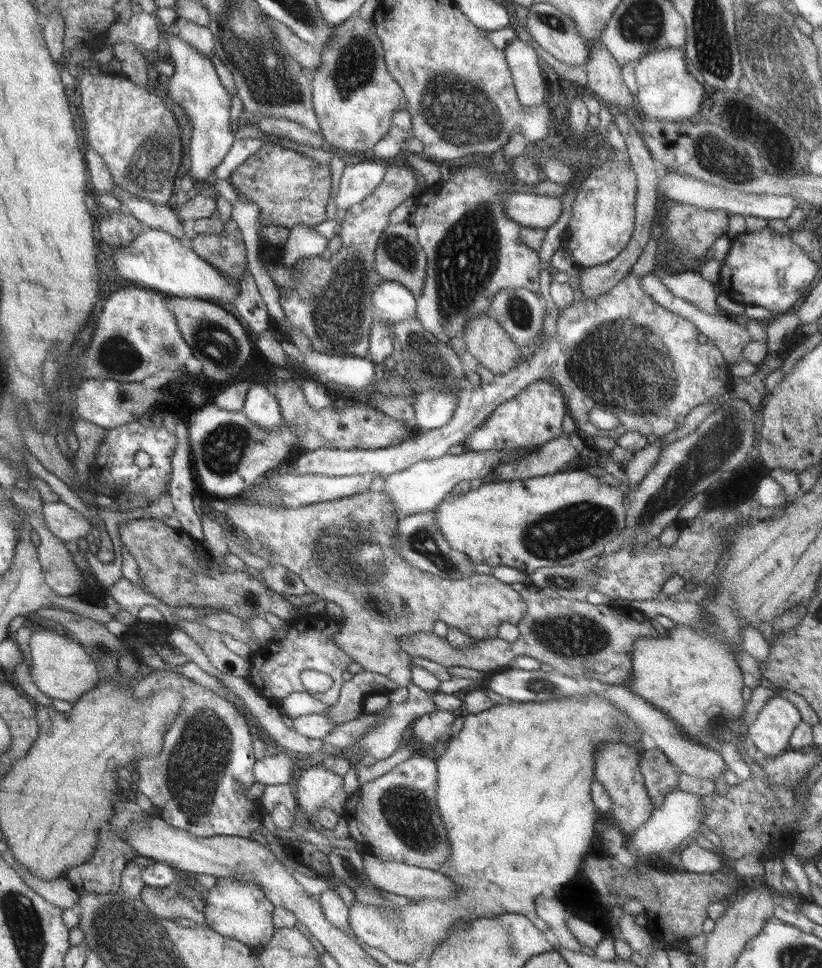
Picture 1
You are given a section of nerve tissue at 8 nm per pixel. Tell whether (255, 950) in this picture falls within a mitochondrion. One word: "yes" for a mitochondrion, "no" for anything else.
no

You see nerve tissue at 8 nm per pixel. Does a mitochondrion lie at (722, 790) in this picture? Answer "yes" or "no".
no

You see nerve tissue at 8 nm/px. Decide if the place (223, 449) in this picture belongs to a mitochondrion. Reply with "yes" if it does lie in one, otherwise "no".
yes

